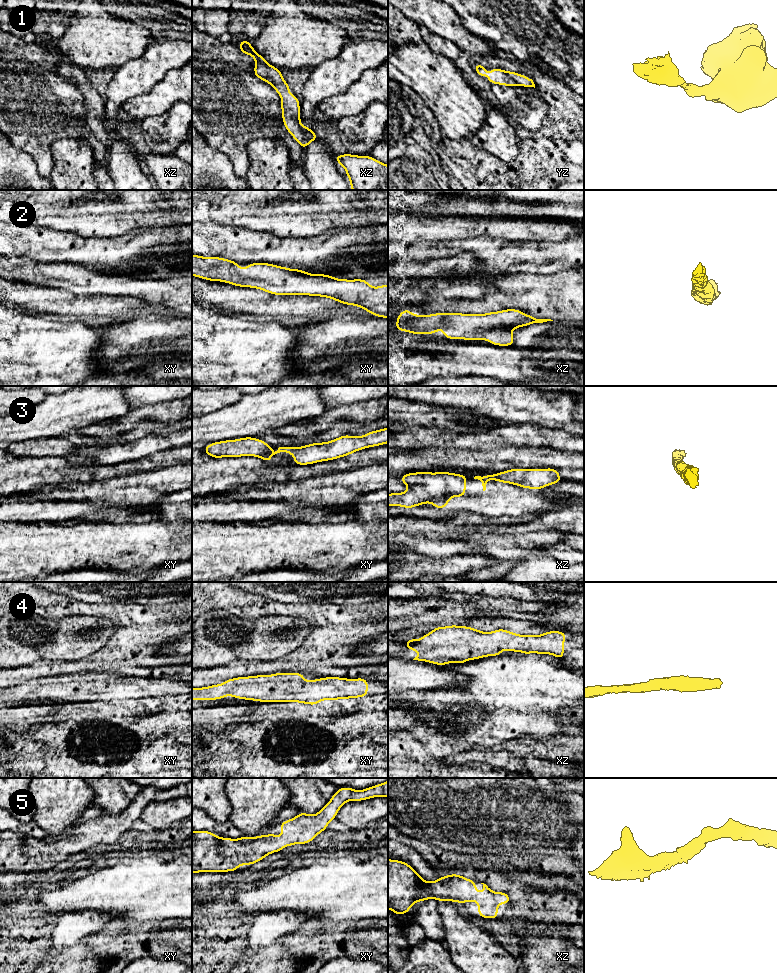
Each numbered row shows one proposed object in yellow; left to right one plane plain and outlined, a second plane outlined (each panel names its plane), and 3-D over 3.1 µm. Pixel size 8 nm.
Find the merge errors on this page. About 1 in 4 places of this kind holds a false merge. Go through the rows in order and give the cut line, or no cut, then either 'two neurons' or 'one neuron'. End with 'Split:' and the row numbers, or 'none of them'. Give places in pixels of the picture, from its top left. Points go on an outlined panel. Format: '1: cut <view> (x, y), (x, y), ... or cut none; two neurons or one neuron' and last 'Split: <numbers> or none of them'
1: cut none; one neuron
2: cut none; one neuron
3: cut none; one neuron
4: cut none; one neuron
5: cut none; one neuron
Split: none of them

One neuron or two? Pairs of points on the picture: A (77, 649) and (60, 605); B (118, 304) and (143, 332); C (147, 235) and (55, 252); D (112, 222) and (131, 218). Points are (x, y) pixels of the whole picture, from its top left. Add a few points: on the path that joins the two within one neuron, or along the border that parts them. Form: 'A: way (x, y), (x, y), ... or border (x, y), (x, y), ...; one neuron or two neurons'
A: border (41, 616), (89, 616); two neurons
B: border (153, 312), (141, 312), (127, 318), (113, 320); two neurons
C: way (124, 249), (117, 251), (78, 251); one neuron
D: way (117, 221), (126, 220); one neuron

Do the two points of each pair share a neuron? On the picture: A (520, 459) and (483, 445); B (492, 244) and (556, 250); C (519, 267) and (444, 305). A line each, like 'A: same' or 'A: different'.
A: different
B: same
C: different

